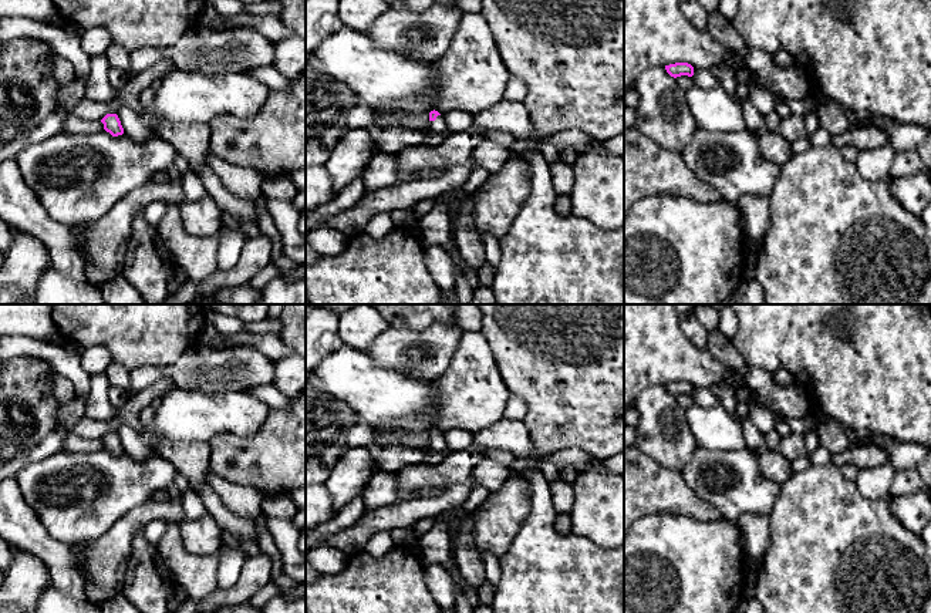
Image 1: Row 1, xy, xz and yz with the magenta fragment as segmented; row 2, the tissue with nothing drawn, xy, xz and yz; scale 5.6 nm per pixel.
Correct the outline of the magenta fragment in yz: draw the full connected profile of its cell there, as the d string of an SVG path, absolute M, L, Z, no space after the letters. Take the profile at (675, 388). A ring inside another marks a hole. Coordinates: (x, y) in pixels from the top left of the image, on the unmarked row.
M688 381L669 383L669 384L665 384L665 388L674 397L681 394L688 394L688 395L694 394L694 385Z

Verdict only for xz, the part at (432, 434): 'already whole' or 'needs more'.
needs more

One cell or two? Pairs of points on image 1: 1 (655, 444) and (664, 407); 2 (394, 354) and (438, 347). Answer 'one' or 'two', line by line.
1: one
2: one

